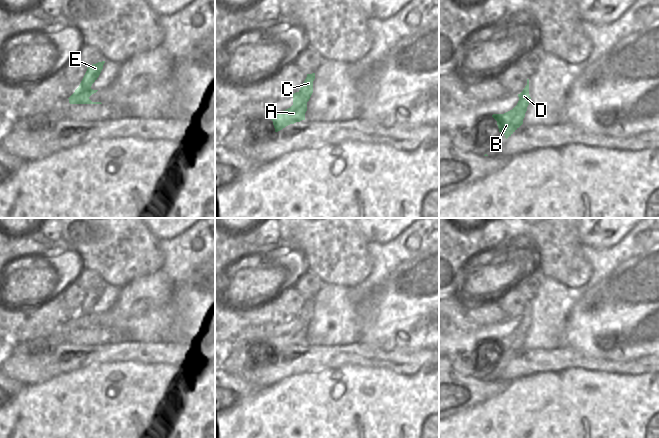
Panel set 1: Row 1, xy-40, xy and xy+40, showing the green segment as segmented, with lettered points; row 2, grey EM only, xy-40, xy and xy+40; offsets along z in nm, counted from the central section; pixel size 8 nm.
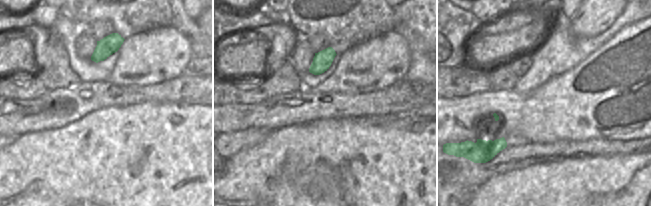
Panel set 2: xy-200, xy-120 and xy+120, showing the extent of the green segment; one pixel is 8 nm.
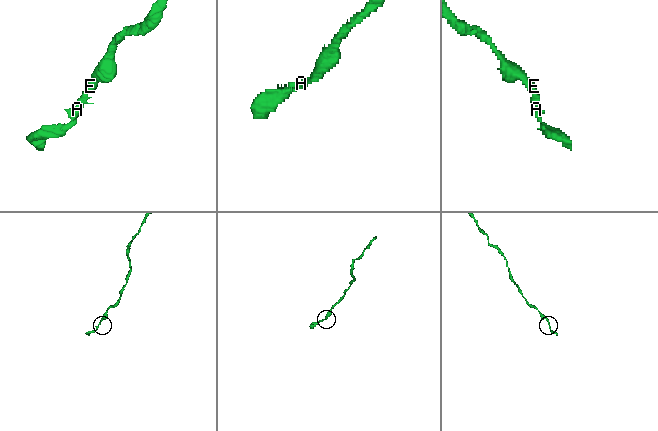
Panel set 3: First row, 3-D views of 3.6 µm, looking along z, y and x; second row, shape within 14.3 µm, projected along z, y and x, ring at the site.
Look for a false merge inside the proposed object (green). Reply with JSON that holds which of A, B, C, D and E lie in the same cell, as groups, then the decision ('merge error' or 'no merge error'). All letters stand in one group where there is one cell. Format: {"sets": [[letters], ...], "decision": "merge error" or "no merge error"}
{"sets": [["A", "B", "C", "D", "E"]], "decision": "no merge error"}

